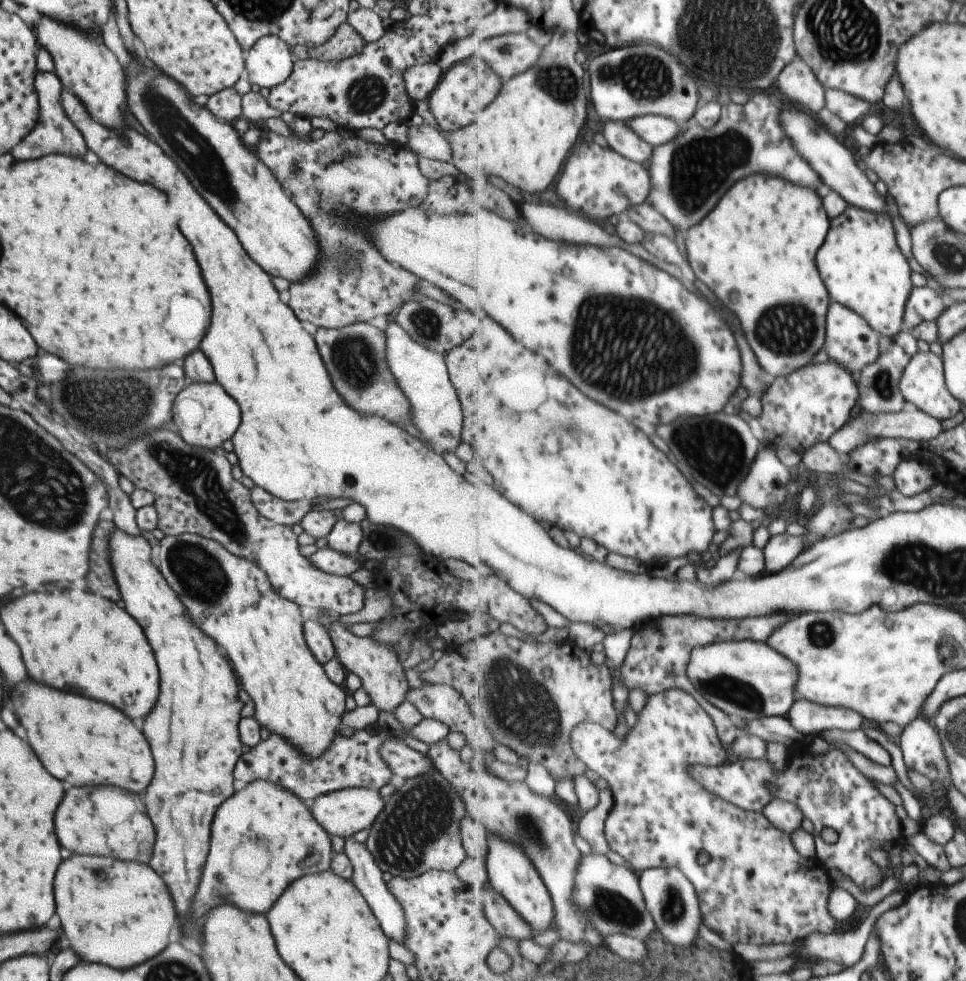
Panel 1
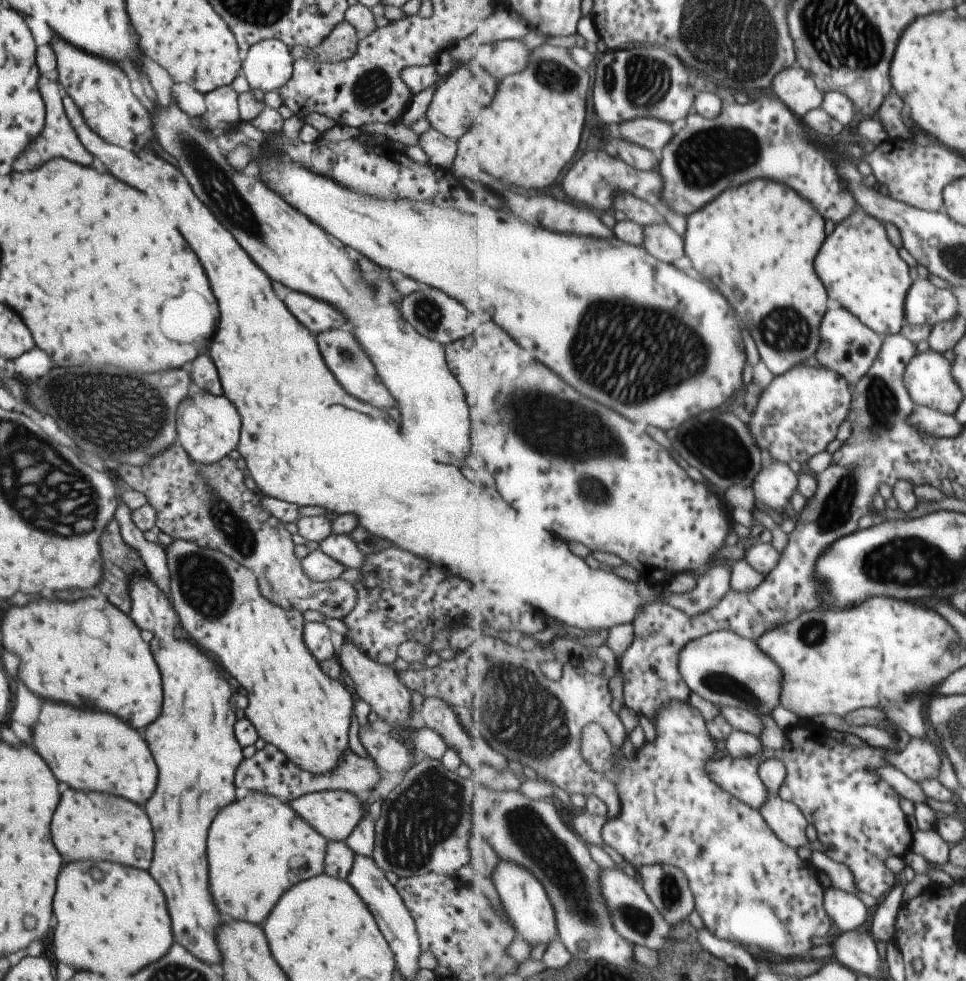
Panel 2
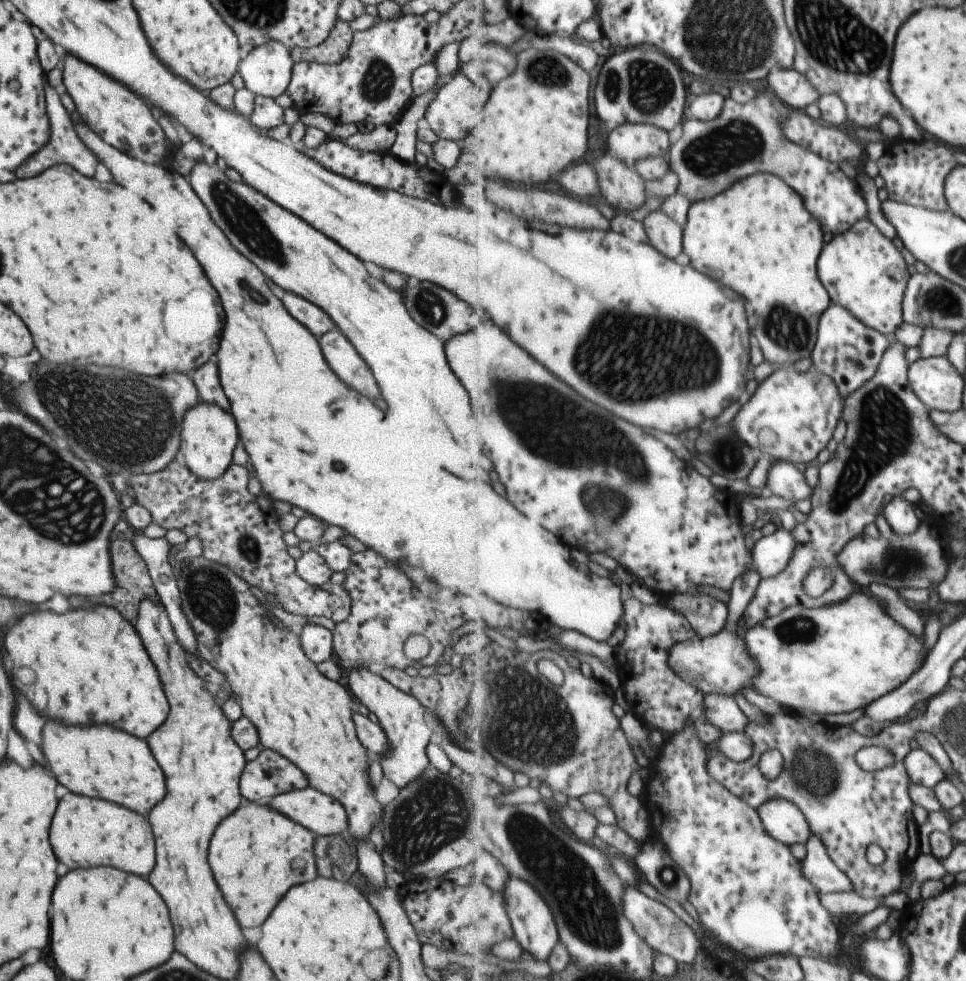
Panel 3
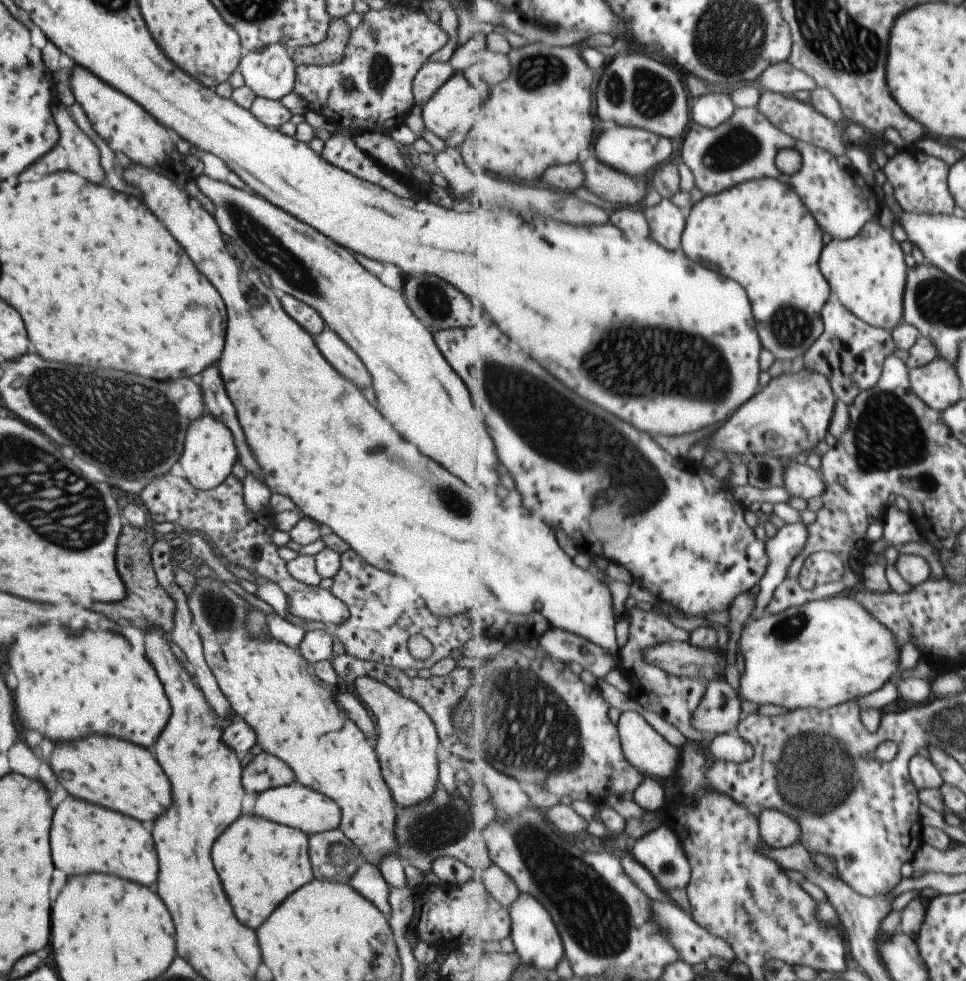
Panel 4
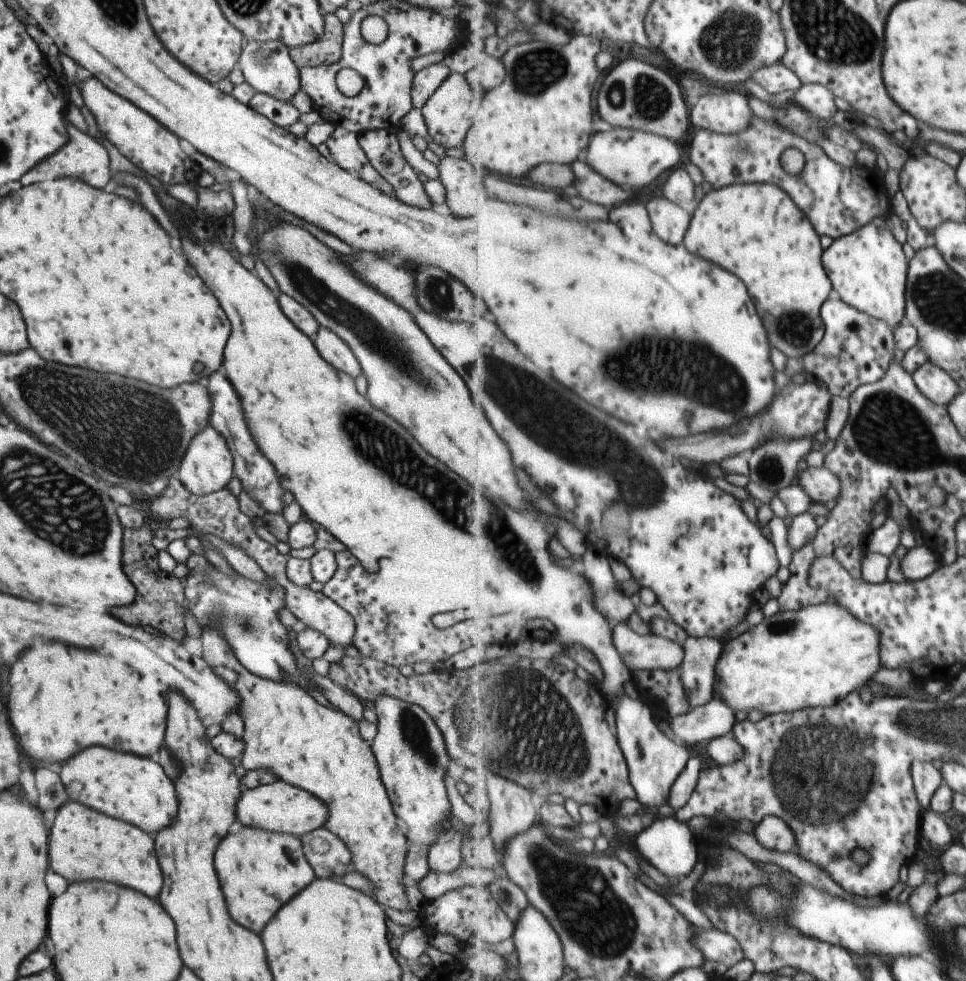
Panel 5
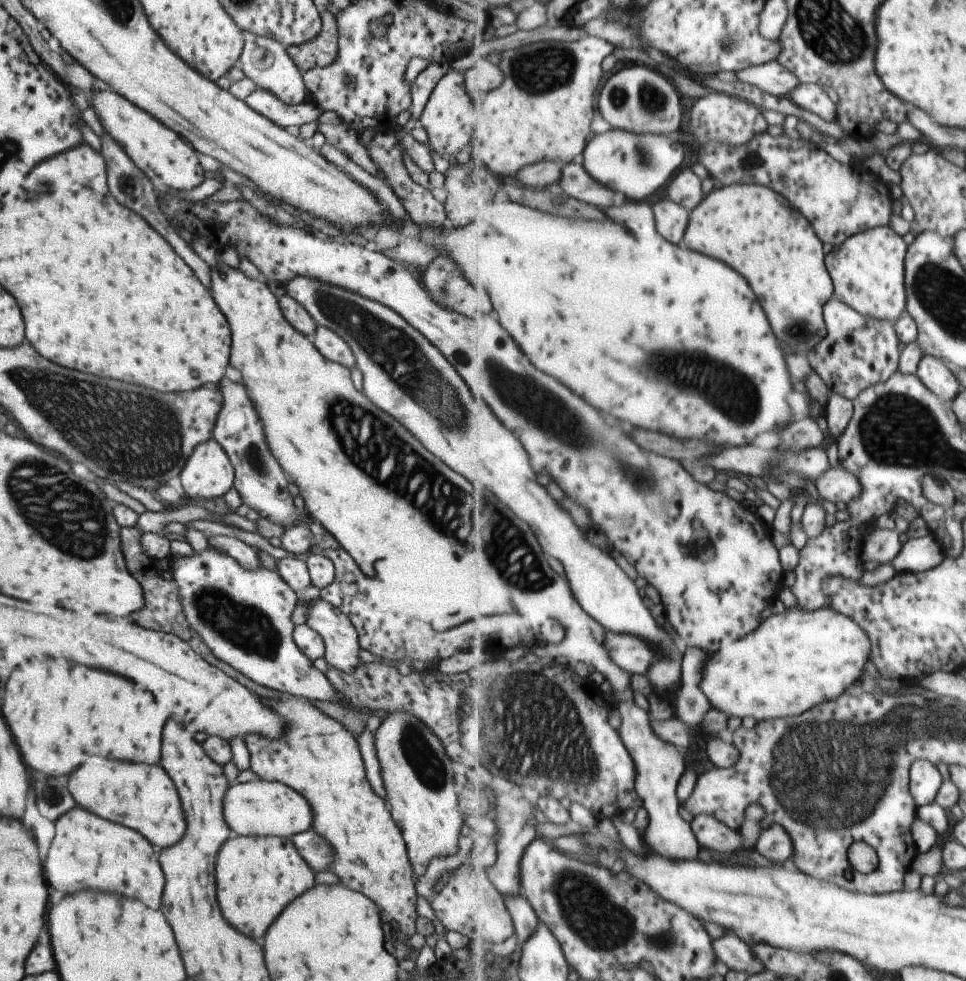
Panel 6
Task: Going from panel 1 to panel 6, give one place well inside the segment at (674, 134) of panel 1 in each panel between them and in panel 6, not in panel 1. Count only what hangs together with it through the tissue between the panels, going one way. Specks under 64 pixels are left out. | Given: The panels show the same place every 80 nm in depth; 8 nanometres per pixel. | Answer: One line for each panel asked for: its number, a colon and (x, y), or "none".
2: (650, 132)
3: (631, 141)
4: (635, 150)
5: (634, 158)
6: (636, 164)

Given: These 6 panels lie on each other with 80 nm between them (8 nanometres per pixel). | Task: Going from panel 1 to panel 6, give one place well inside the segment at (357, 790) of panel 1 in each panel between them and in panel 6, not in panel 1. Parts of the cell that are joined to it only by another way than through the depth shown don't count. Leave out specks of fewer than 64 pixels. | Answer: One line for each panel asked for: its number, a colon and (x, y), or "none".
2: (333, 814)
3: (319, 813)
4: (308, 811)
5: (281, 807)
6: (261, 808)

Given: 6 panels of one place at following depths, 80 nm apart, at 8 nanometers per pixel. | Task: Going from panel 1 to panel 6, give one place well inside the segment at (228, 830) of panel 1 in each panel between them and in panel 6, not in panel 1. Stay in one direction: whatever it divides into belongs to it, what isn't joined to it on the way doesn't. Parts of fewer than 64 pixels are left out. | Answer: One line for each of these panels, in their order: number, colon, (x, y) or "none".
2: (257, 847)
3: (256, 854)
4: (258, 861)
5: (259, 870)
6: (255, 876)

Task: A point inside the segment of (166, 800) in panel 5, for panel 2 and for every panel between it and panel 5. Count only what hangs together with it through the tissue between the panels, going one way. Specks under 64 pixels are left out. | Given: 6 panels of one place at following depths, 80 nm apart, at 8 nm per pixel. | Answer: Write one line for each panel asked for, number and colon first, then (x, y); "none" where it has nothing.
2: (88, 750)
3: (99, 761)
4: (112, 773)

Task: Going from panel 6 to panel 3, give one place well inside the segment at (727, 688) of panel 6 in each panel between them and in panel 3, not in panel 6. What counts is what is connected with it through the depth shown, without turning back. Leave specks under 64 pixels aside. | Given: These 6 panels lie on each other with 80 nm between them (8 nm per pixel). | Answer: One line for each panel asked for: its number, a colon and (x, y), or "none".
3: (835, 658)
4: (824, 653)
5: (815, 656)

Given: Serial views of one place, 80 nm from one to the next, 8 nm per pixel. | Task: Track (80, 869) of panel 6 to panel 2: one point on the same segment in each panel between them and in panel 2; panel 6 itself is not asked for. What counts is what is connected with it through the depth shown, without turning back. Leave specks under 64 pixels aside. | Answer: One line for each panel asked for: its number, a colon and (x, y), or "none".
2: (86, 825)
3: (101, 833)
4: (83, 838)
5: (83, 844)

